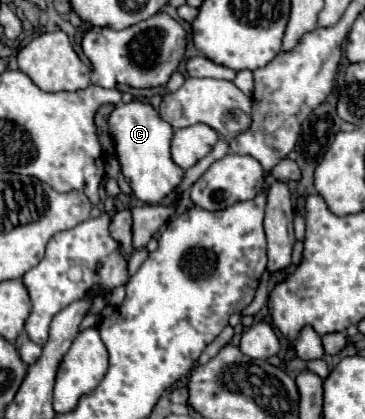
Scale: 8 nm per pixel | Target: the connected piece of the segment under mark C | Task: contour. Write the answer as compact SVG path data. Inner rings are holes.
M132 101L122 103L110 113L110 137L114 139L118 159L122 165L122 171L126 179L130 181L130 187L134 195L148 203L160 203L166 195L170 195L178 183L184 177L184 171L172 161L170 157L170 141L172 141L172 125L168 125L160 115L154 111L150 103Z

